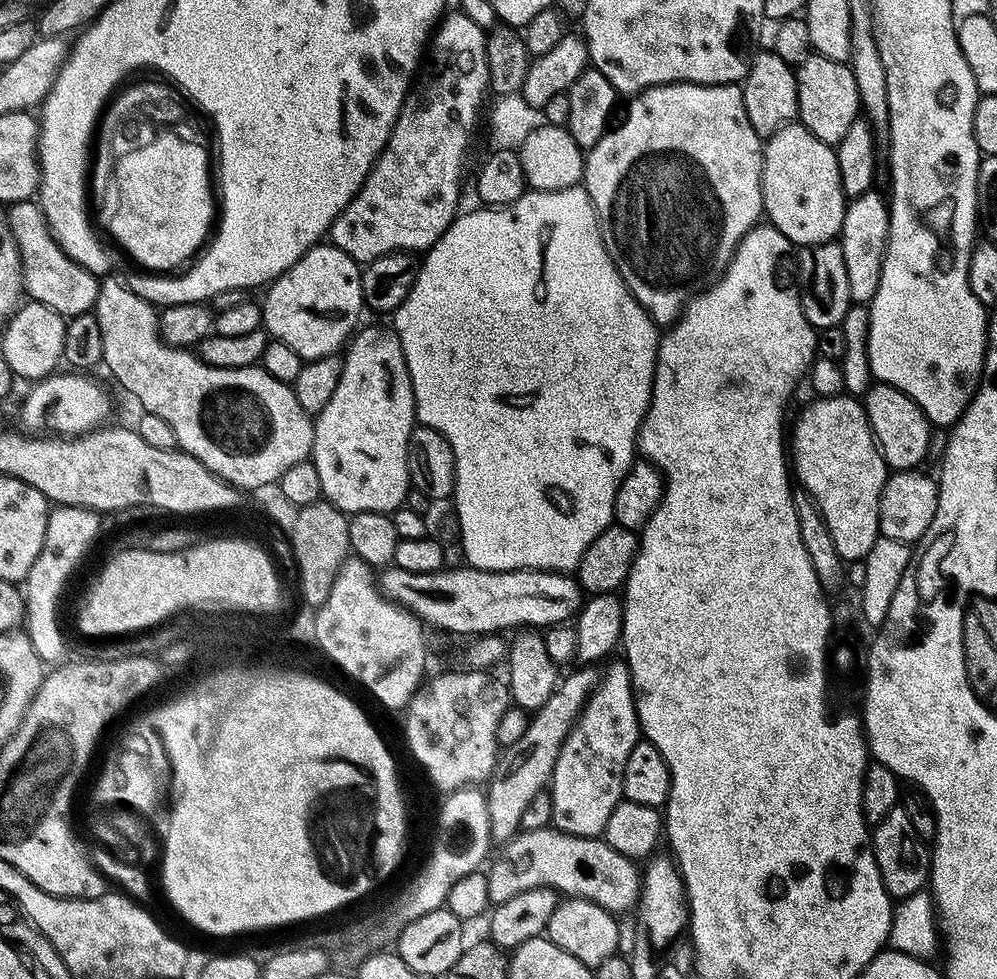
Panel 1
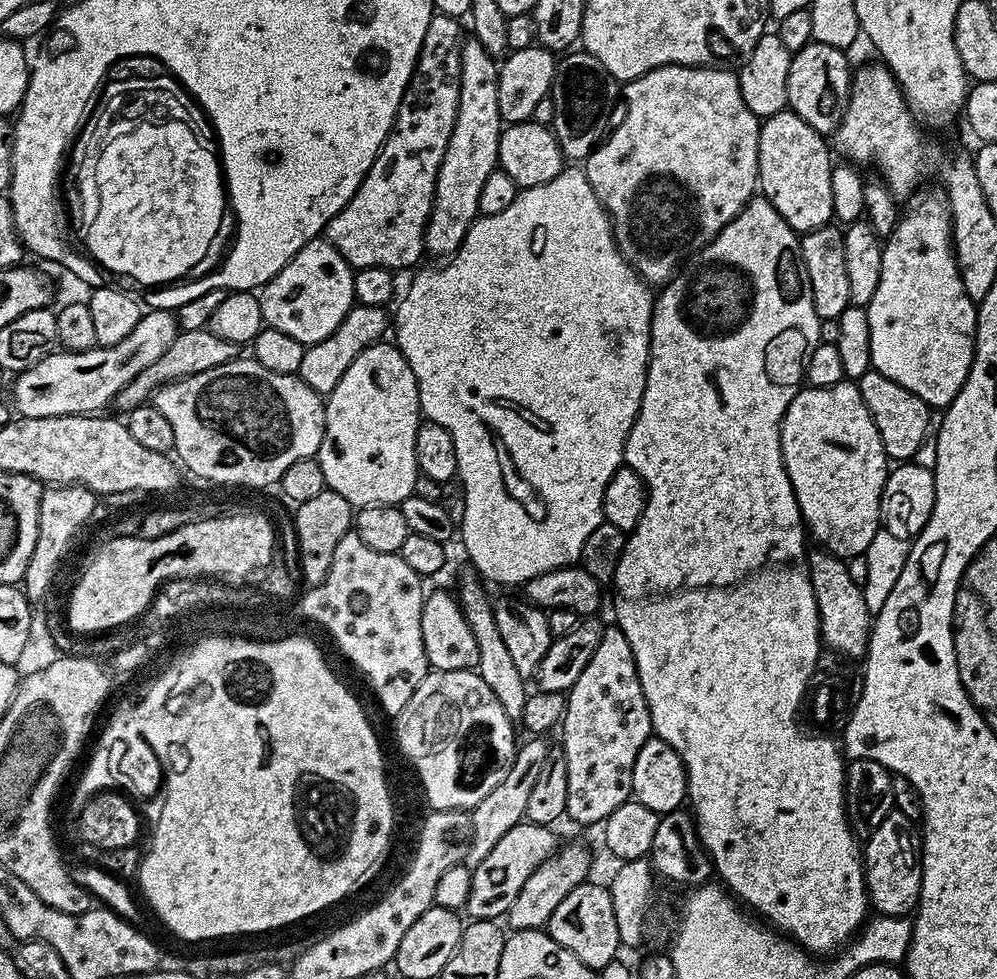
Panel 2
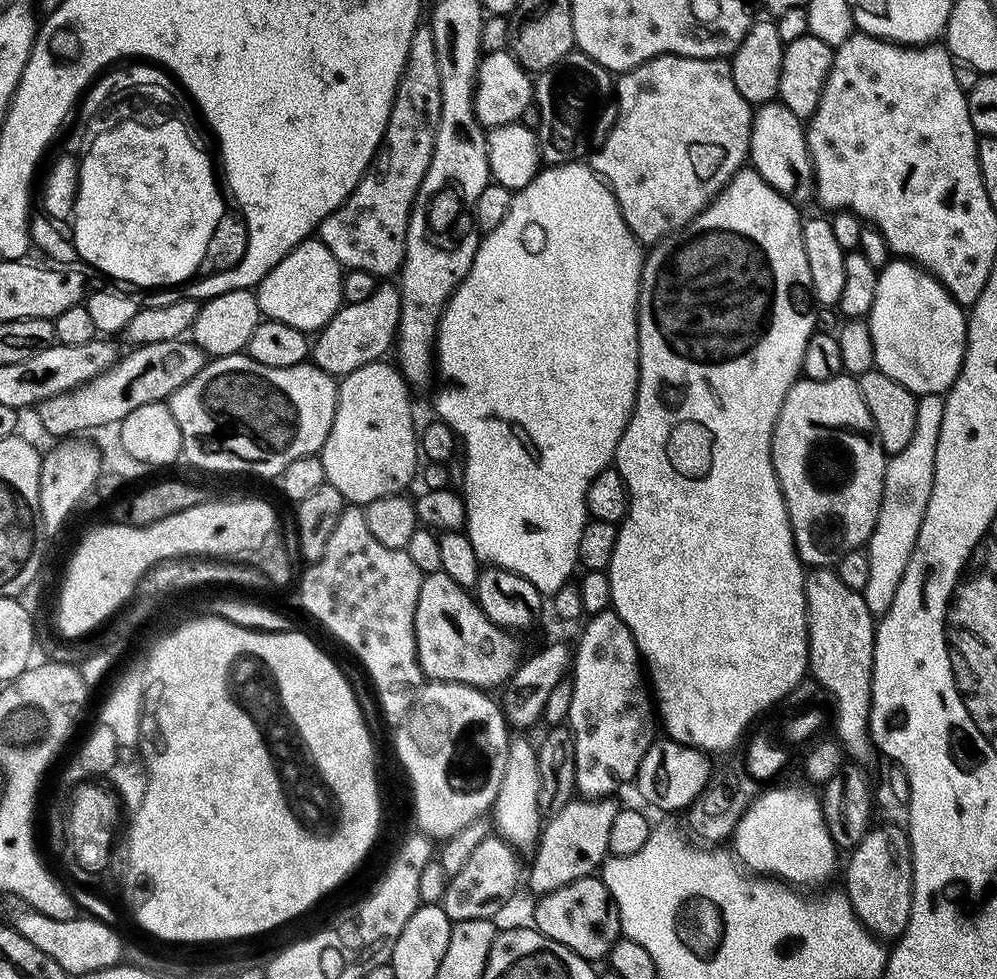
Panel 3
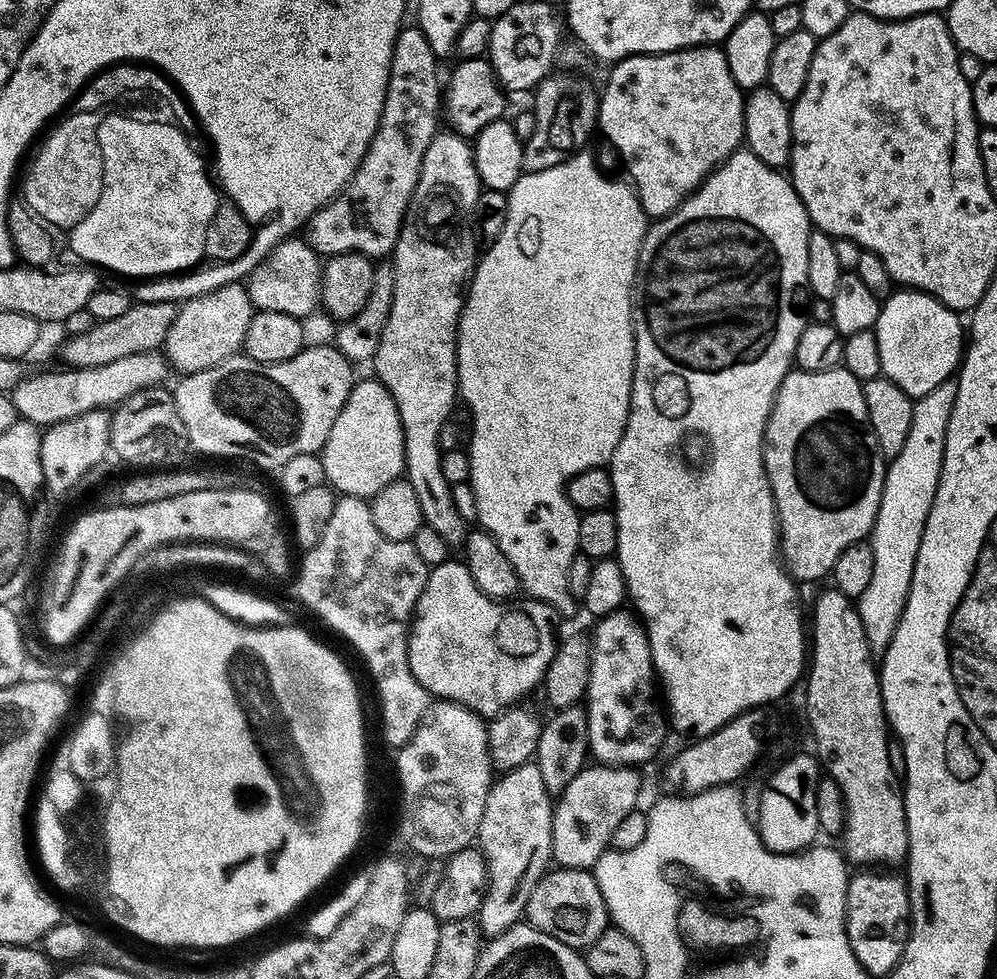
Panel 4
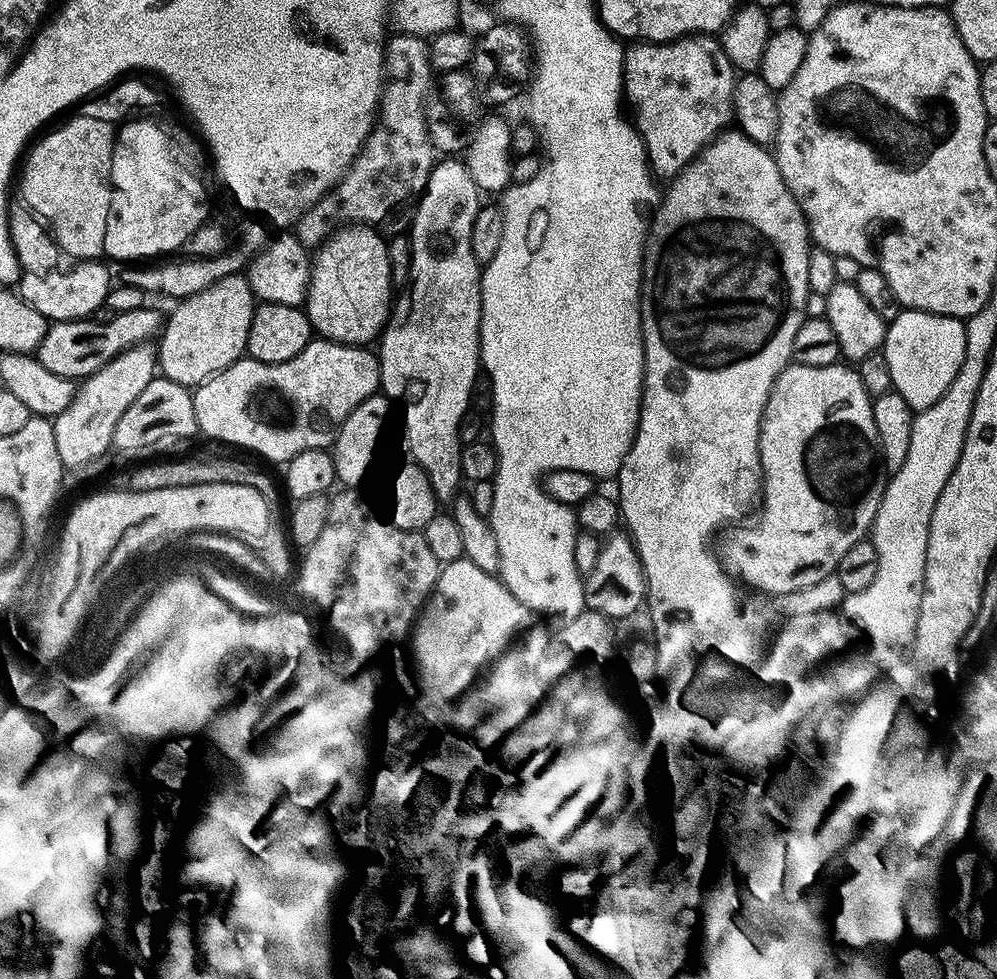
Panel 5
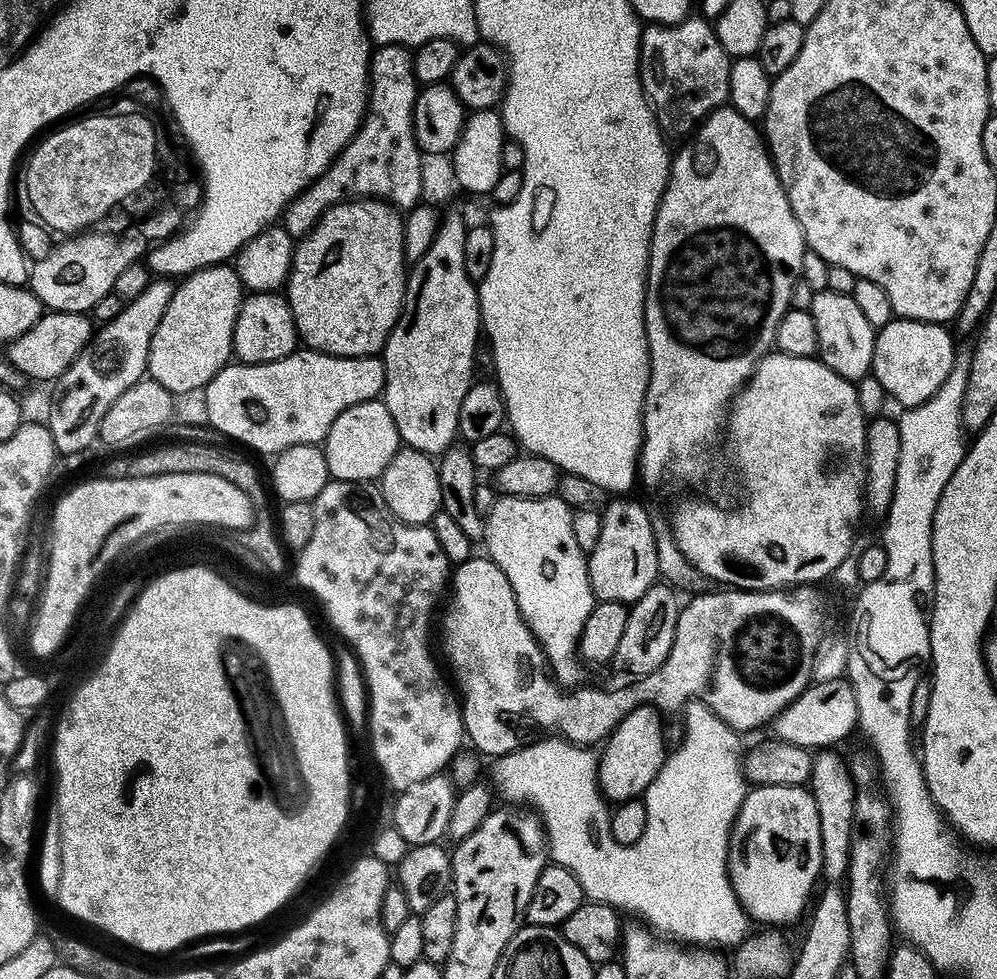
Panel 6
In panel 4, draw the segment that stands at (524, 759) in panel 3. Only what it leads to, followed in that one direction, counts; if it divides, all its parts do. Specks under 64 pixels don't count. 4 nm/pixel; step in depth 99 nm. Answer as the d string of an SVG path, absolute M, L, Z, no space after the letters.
M535 762L503 773L488 791L478 833L478 847L488 867L488 889L484 892L478 913L485 937L502 934L524 916L530 890L534 890L544 873L549 871L552 860L553 807L553 797L549 795Z

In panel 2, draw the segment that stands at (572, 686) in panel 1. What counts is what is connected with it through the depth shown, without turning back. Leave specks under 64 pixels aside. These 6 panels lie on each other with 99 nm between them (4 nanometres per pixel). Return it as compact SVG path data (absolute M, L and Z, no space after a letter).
M528 738L525 744L523 741L517 747L516 757L506 778L502 778L502 782L498 782L498 786L494 786L494 790L490 790L490 794L486 794L486 798L482 798L482 802L478 802L470 810L472 838L463 858L463 863L467 864L469 868L476 868L478 862L482 862L482 858L486 858L486 854L490 854L490 850L494 850L494 845L502 839L502 834L506 834L506 830L510 830L525 819L530 790L533 789L538 774L541 773L542 764L546 760L550 747L549 741L544 740L547 739Z

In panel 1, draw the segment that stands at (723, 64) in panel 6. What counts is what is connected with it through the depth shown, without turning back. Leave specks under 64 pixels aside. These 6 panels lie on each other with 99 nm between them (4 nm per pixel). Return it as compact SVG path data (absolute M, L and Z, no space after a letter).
M659 84L637 92L627 101L628 113L620 125L605 132L595 146L587 149L584 158L584 178L582 186L588 191L592 205L596 211L596 219L600 221L600 233L604 239L606 250L618 270L618 274L626 282L632 296L648 312L650 319L658 326L671 326L676 323L680 313L688 305L689 300L698 292L704 291L706 285L711 286L724 275L736 247L751 228L755 228L764 210L764 199L760 189L764 153L762 137L750 126L750 118L746 114L744 90L740 84Z

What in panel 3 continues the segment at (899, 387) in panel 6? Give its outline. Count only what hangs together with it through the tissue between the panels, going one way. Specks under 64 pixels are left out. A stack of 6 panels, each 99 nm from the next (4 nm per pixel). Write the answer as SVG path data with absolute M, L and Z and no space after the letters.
M893 258L888 261L885 268L879 269L878 273L875 307L866 317L870 328L878 328L878 334L876 335L876 367L890 378L894 378L894 382L906 386L906 390L910 390L917 397L947 393L952 383L956 381L956 375L960 373L960 367L964 365L964 350L968 347L968 322L965 309L936 281L935 276L925 272L919 264L913 264L910 260Z

